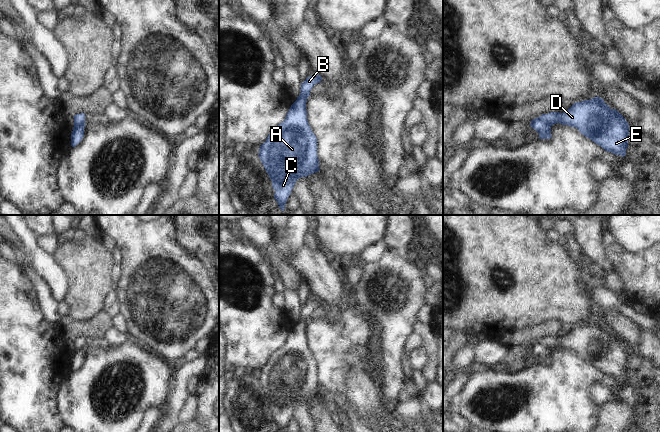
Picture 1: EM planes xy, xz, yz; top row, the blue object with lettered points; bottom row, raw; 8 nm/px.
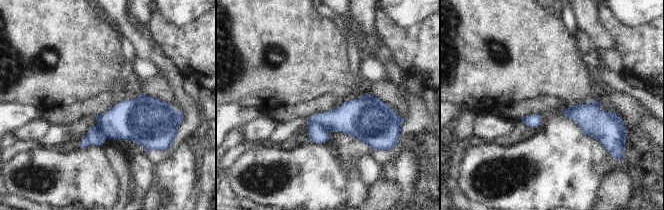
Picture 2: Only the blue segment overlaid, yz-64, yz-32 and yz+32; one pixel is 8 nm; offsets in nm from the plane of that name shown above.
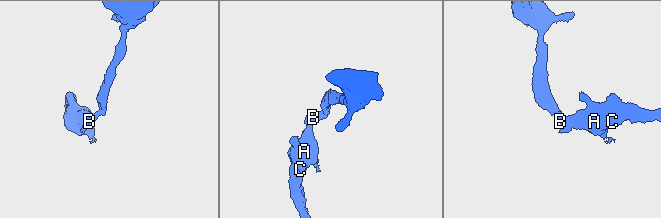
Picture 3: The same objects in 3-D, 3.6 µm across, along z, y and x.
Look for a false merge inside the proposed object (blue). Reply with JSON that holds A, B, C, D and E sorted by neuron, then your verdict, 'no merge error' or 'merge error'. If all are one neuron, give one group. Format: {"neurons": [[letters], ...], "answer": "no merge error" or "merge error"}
{"neurons": [["A", "C", "D", "E"], ["B"]], "answer": "merge error"}

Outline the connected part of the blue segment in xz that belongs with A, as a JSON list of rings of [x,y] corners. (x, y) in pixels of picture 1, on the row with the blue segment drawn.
[[[300,93],[285,120],[259,148],[259,158],[272,181],[274,198],[284,211],[296,181],[318,172],[317,138],[307,120],[307,97]]]

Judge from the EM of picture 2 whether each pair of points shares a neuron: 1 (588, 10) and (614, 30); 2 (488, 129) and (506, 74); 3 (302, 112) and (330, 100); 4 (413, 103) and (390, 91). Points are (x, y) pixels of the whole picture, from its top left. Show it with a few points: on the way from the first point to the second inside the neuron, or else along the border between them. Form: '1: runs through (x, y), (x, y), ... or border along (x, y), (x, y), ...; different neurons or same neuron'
1: border along (596, 10), (601, 25), (612, 38); different neurons
2: border along (477, 112), (489, 113); different neurons
3: runs through (309, 108), (323, 103); same neuron
4: border along (400, 92), (409, 112), (409, 116), (406, 119); different neurons

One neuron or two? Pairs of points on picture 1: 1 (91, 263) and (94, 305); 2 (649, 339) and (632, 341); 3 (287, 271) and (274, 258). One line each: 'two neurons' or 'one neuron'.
1: one neuron
2: two neurons
3: one neuron

